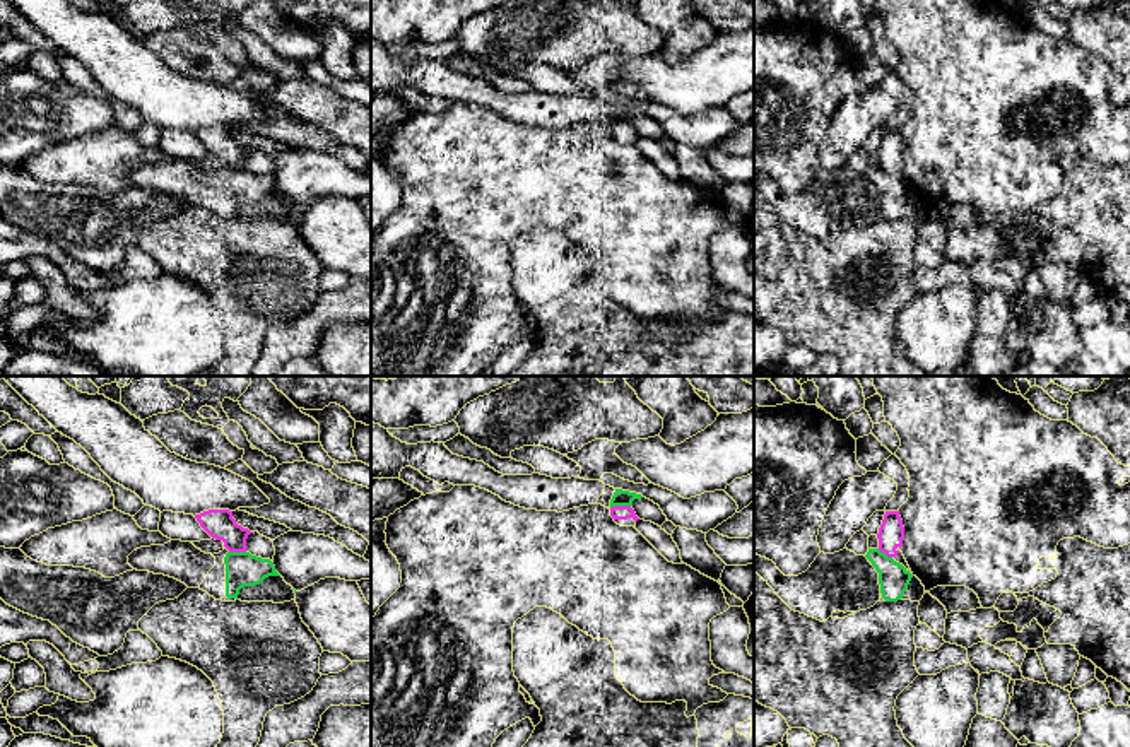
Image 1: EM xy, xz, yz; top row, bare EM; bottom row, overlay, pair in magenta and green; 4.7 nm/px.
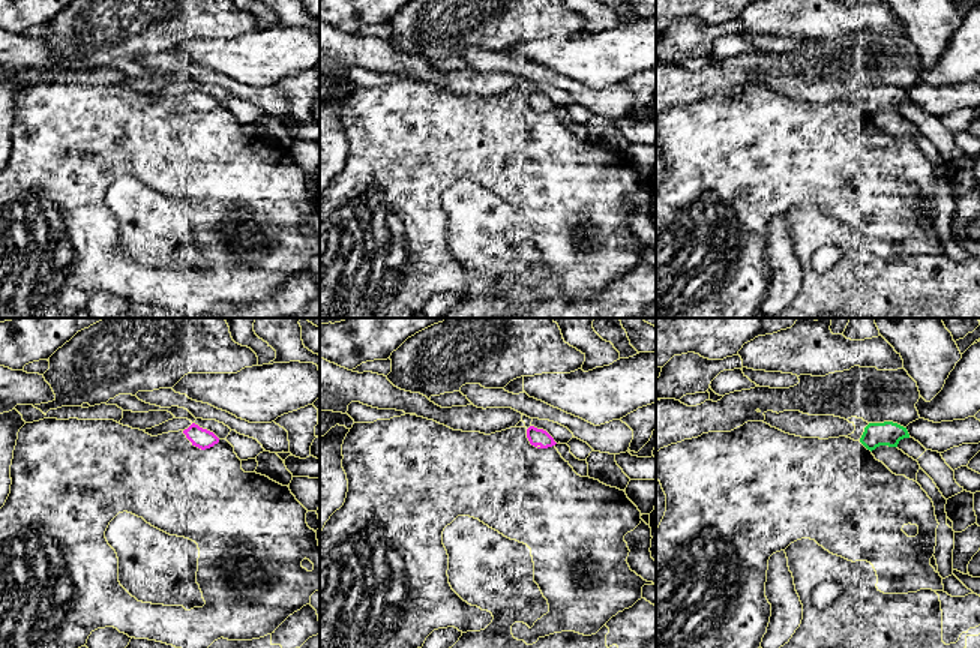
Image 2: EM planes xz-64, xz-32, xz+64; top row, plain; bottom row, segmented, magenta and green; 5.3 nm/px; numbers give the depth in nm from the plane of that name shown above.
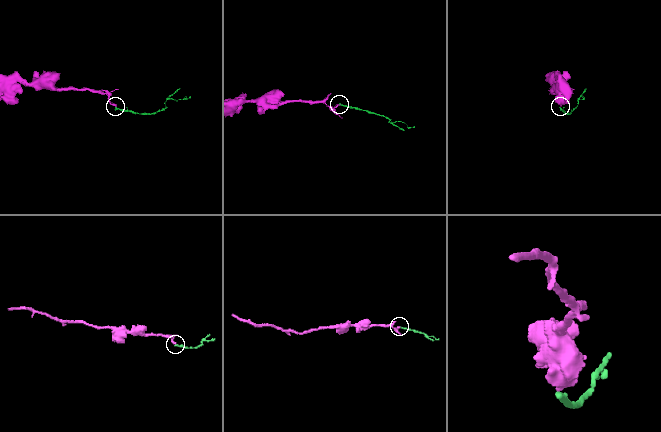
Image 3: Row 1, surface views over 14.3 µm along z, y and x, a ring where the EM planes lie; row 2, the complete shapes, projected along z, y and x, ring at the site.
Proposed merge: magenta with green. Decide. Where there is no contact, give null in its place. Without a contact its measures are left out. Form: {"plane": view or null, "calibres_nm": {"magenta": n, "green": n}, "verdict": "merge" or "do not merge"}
{"plane": "xz", "calibres_nm": {"magenta": 60, "green": 80}, "verdict": "do not merge"}

